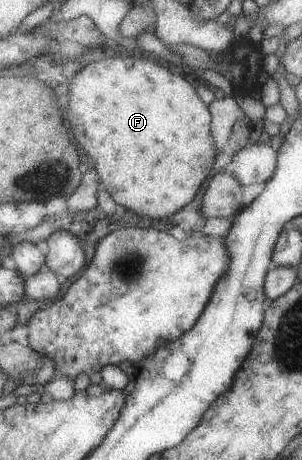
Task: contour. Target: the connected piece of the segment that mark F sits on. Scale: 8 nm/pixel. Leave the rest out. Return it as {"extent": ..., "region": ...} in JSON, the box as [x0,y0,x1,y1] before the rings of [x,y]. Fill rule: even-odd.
{"extent":[69,52,218,219],"region":[[[136,52],[131,57],[109,57],[88,65],[70,85],[69,119],[81,147],[95,157],[97,171],[107,185],[107,191],[121,205],[138,216],[159,219],[177,213],[195,201],[203,183],[209,179],[218,154],[212,134],[212,111],[196,89],[197,84],[184,72],[175,73],[159,63],[153,63]],[[113,125],[115,125],[115,159],[113,159]]]}

